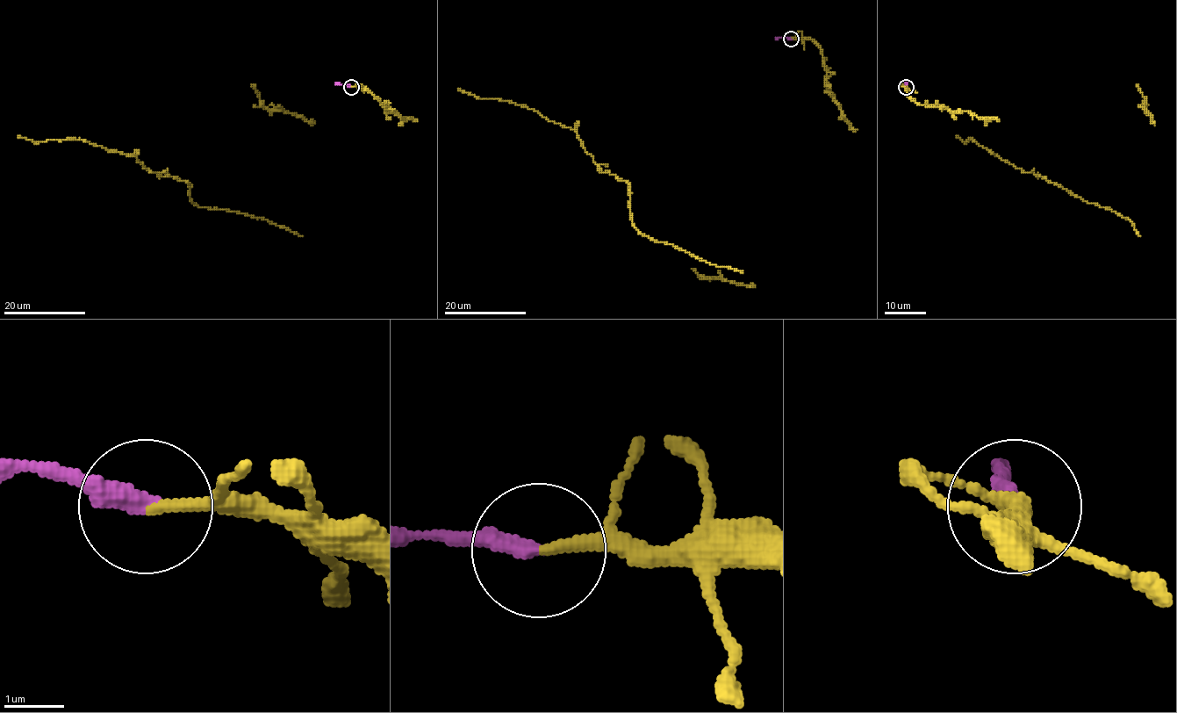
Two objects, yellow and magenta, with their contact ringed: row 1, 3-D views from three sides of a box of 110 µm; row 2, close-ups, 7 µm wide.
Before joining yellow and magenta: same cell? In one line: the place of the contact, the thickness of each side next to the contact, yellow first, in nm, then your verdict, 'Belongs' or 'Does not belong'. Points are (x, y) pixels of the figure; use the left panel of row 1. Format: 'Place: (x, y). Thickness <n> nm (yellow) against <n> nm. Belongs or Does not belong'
Place: (351, 87). Thickness 200 nm (yellow) against 320 nm. Belongs

